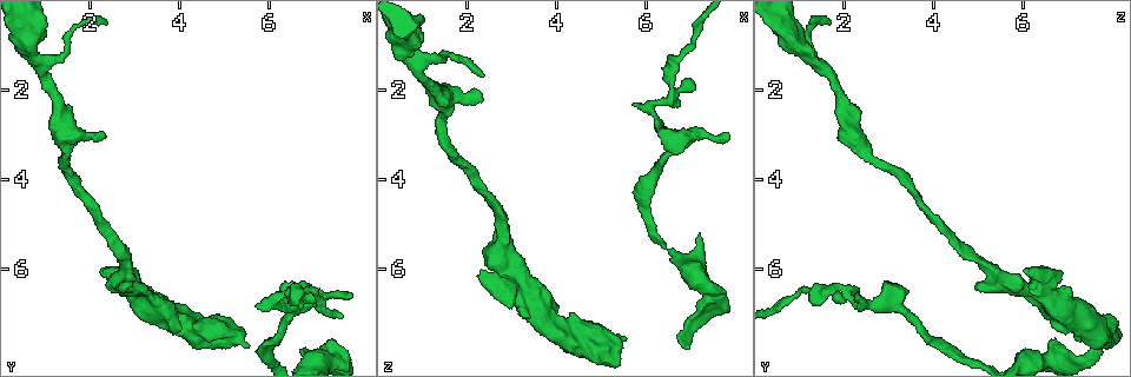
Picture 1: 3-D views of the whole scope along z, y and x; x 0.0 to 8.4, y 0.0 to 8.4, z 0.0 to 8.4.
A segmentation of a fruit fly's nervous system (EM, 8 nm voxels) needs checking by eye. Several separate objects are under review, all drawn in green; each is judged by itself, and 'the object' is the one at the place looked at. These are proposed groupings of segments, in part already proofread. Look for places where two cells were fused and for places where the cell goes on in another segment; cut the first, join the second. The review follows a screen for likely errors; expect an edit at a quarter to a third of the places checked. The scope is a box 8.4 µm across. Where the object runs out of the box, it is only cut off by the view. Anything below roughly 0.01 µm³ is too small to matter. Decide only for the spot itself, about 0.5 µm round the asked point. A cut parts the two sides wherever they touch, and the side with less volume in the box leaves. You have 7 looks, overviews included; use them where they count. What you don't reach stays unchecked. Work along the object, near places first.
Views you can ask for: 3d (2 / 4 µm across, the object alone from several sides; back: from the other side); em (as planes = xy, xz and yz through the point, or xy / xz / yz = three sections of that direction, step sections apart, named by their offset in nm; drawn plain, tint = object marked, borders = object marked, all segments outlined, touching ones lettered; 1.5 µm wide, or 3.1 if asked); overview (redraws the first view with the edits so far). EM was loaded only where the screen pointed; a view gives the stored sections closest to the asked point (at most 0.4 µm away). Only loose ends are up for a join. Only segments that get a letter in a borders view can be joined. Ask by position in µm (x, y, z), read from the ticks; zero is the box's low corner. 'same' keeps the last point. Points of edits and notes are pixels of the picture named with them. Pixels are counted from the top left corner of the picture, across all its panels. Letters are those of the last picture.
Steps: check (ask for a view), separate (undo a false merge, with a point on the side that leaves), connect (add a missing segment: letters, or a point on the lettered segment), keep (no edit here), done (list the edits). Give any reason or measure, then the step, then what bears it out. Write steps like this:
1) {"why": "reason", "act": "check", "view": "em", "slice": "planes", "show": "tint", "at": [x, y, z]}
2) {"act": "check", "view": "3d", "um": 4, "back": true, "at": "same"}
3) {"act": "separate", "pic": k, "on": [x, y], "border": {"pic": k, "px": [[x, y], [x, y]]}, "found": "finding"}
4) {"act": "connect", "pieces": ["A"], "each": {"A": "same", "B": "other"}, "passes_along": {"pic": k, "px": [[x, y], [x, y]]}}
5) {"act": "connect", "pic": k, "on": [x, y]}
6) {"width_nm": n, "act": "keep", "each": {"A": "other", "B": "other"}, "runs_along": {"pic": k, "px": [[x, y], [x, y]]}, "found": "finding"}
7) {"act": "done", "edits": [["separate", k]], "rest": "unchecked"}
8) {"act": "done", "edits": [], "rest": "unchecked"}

{"why": "an open end", "act": "check", "view": "em", "slice": "xz", "step": 8, "show": "borders", "at": [7.75, 6.55, 2.90]}

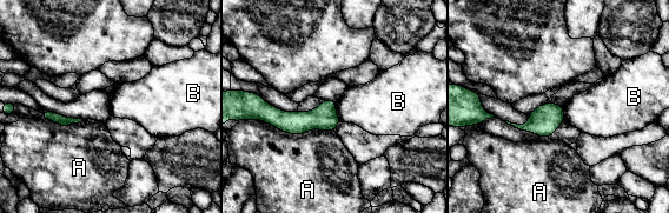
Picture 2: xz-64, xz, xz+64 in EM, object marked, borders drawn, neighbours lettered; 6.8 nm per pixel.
{"act": "keep", "each": {"A": "other", "B": "other"}, "border": {"pic": 2, "px": [[336, 101], [336, 113], [340, 120]]}, "found": "no lettered segment goes on from it"}

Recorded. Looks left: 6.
{"why": "free end", "act": "check", "view": "em", "slice": "planes", "show": "borders", "at": [6.80, 7.85, 7.70]}

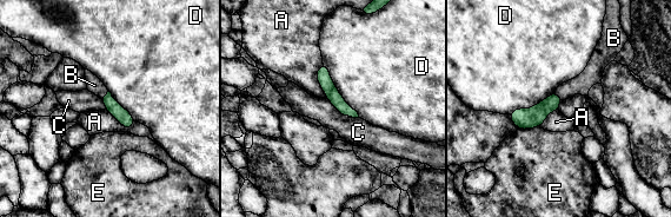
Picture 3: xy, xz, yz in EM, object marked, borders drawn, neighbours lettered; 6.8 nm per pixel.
{"width_nm": 100, "act": "connect", "pic": 3, "on": [582, 84], "each": {"A": "other", "B": "same", "C": "other", "D": "other", "E": "other"}, "passes_along": {"pic": 3, "px": [[535, 117], [558, 96], [582, 84]]}, "found": "it goes on there"}

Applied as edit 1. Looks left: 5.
{"why": "branch stops here", "act": "check", "view": "3d", "um": 2, "at": [2.35, 3.00, 2.30]}

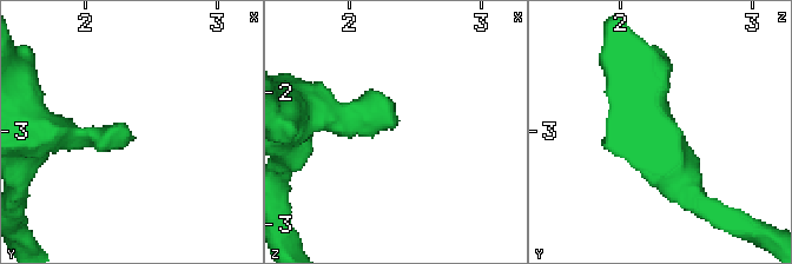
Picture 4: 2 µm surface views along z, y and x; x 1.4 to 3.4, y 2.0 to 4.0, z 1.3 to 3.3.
{"act": "check", "view": "em", "slice": "planes", "show": "borders", "at": [2.34, 3.04, 2.30]}

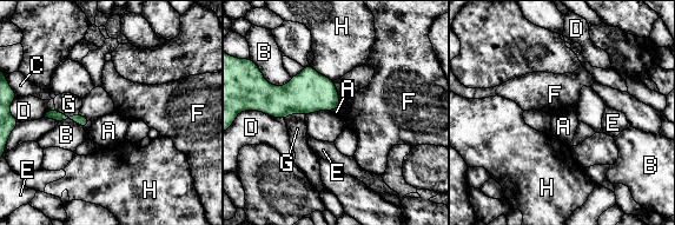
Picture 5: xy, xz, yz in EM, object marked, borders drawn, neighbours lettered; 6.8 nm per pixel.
{"act": "keep", "each": {"A": "other", "B": "other", "C": "other", "D": "other", "E": "other", "F": "other", "G": "other", "H": "other"}, "border": {"pic": 5, "px": [[337, 107], [330, 111]]}, "found": "no lettered segment goes on from it"}

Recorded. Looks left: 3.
{"act": "done", "edits": [["connect", 3]], "rest": "unchecked"}

